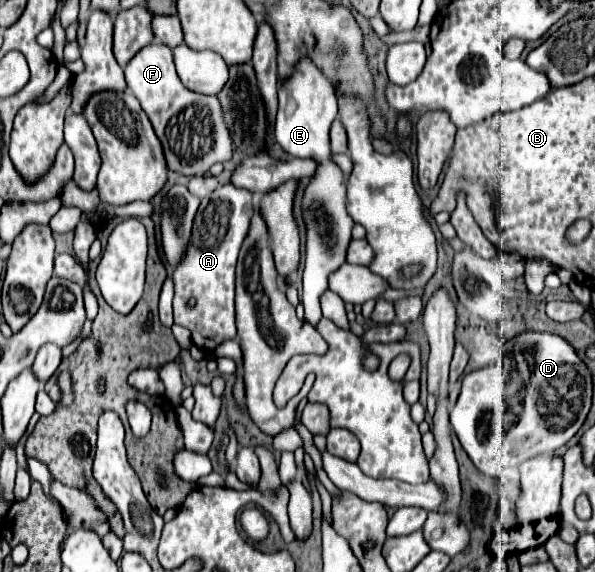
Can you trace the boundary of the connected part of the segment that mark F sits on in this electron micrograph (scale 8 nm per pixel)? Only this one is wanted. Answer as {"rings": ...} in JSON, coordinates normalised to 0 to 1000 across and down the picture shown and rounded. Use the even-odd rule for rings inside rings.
{"rings":[[[259,28],[259,63],[269,77],[252,77],[235,87],[208,119],[215,154],[232,171],[239,192],[259,220],[272,248],[279,290],[306,308],[343,308],[363,283],[383,283],[393,273],[393,245],[376,210],[376,192],[366,168],[346,168],[316,157],[292,119],[289,87],[309,77],[309,56],[299,28]],[[279,77],[279,80],[272,80]],[[296,203],[296,210],[289,210]]]}

